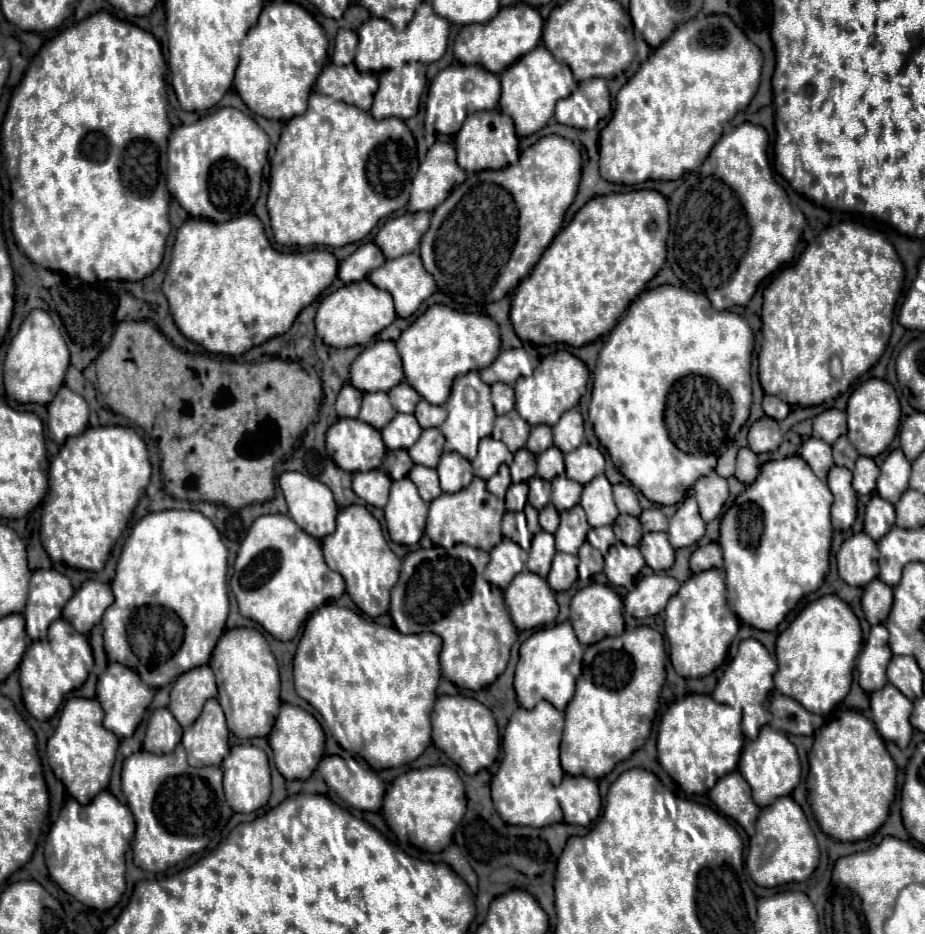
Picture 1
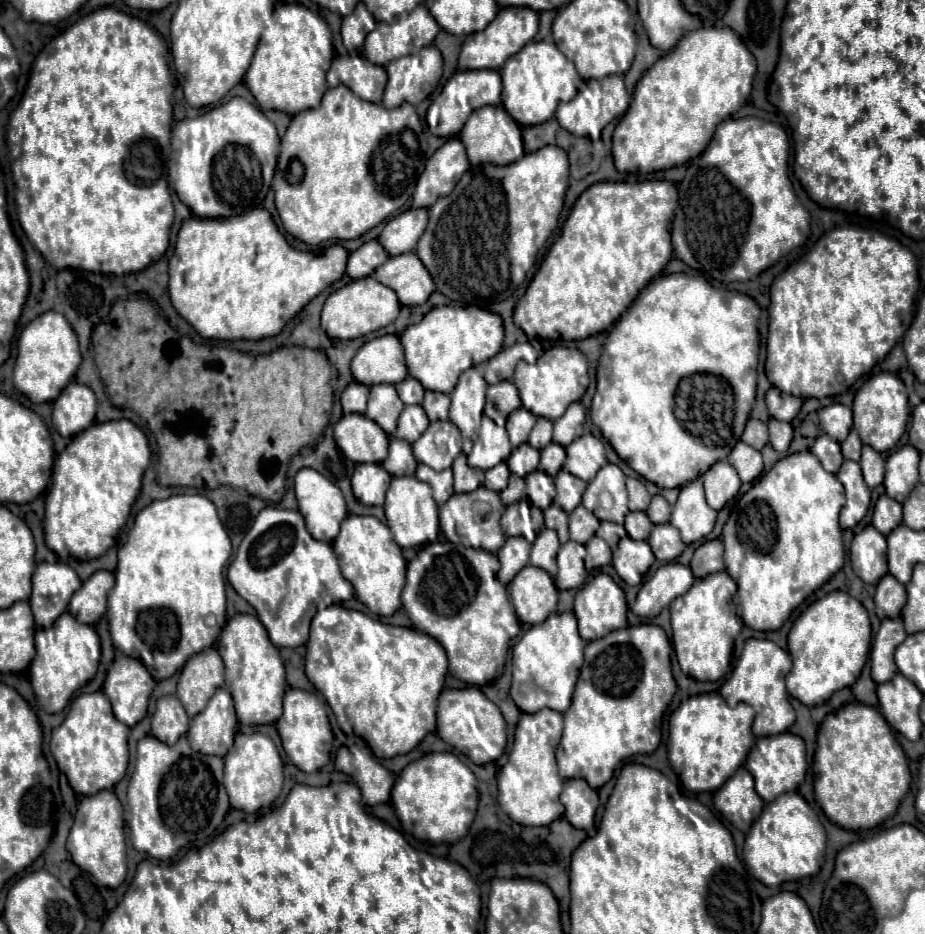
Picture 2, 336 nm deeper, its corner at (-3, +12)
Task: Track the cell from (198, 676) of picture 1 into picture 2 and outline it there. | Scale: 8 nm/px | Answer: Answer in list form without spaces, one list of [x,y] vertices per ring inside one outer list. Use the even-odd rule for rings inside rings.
[[[207,648],[191,656],[177,682],[177,698],[183,702],[187,714],[199,714],[213,692],[225,684],[225,668],[219,652]]]

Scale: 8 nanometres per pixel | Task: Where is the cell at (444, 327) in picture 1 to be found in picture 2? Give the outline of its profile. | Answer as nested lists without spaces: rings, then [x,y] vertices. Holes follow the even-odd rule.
[[[437,306],[425,314],[421,322],[411,324],[399,338],[405,350],[409,374],[421,380],[427,390],[449,394],[461,372],[493,358],[503,348],[503,322],[499,314],[477,306]]]

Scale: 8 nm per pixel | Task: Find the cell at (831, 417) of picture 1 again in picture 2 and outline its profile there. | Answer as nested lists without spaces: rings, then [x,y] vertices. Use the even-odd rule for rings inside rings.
[[[831,404],[819,410],[819,426],[825,434],[829,434],[833,440],[841,442],[849,434],[853,424],[851,408],[845,404]]]

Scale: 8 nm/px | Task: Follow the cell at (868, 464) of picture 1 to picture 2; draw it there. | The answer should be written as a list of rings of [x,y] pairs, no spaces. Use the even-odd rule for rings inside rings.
[[[863,446],[861,452],[861,470],[863,470],[863,478],[867,482],[869,488],[875,488],[883,482],[883,474],[885,474],[885,460],[881,458],[881,454],[877,450],[873,450],[871,446]]]

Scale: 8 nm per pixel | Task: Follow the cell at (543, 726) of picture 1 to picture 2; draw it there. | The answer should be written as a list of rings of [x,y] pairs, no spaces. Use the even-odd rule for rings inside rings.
[[[543,708],[535,714],[521,714],[517,722],[513,750],[509,754],[507,764],[499,770],[497,776],[499,806],[517,824],[545,826],[565,812],[565,808],[559,802],[563,778],[559,776],[555,760],[555,748],[561,740],[561,730],[563,714],[551,708]]]

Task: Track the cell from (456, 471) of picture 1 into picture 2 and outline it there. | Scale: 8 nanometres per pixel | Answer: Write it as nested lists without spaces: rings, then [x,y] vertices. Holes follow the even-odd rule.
[[[461,452],[455,462],[453,462],[453,478],[455,478],[455,492],[473,492],[479,488],[479,484],[483,484],[485,480],[485,472],[475,470],[467,464],[467,456],[465,452]]]

